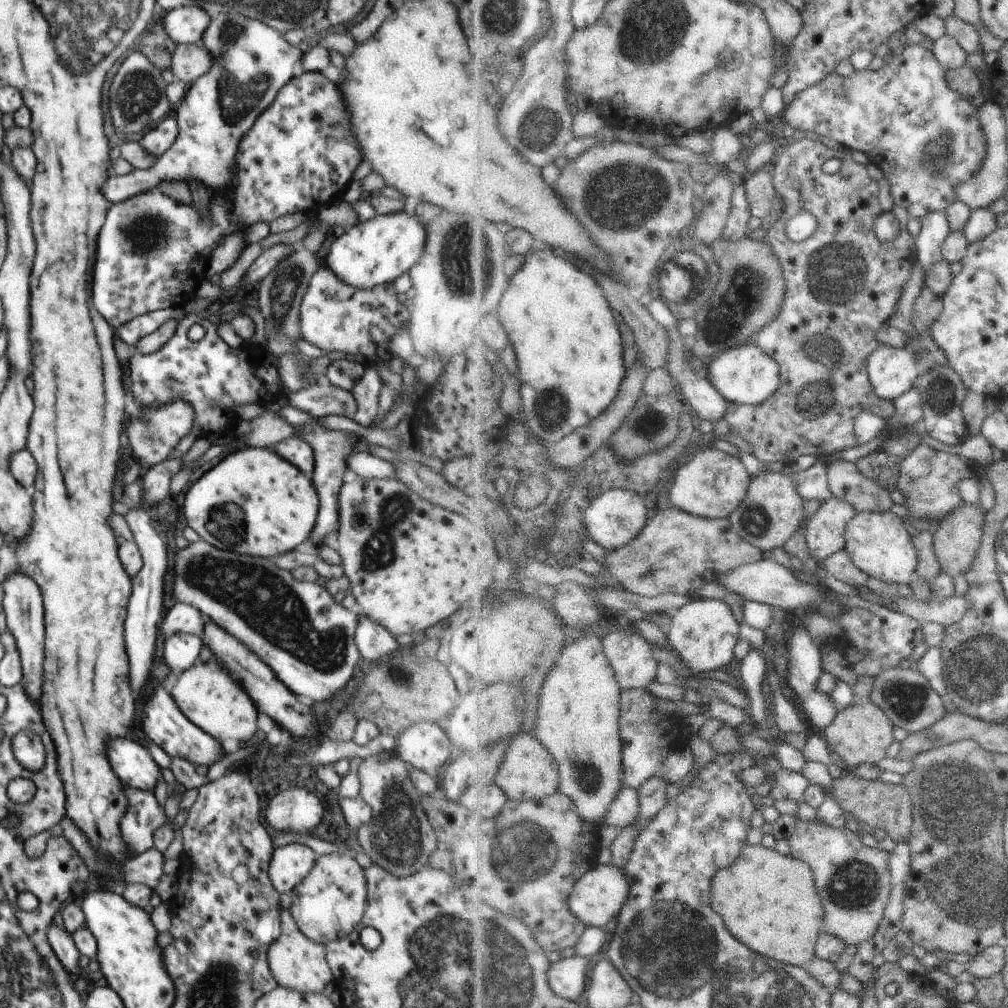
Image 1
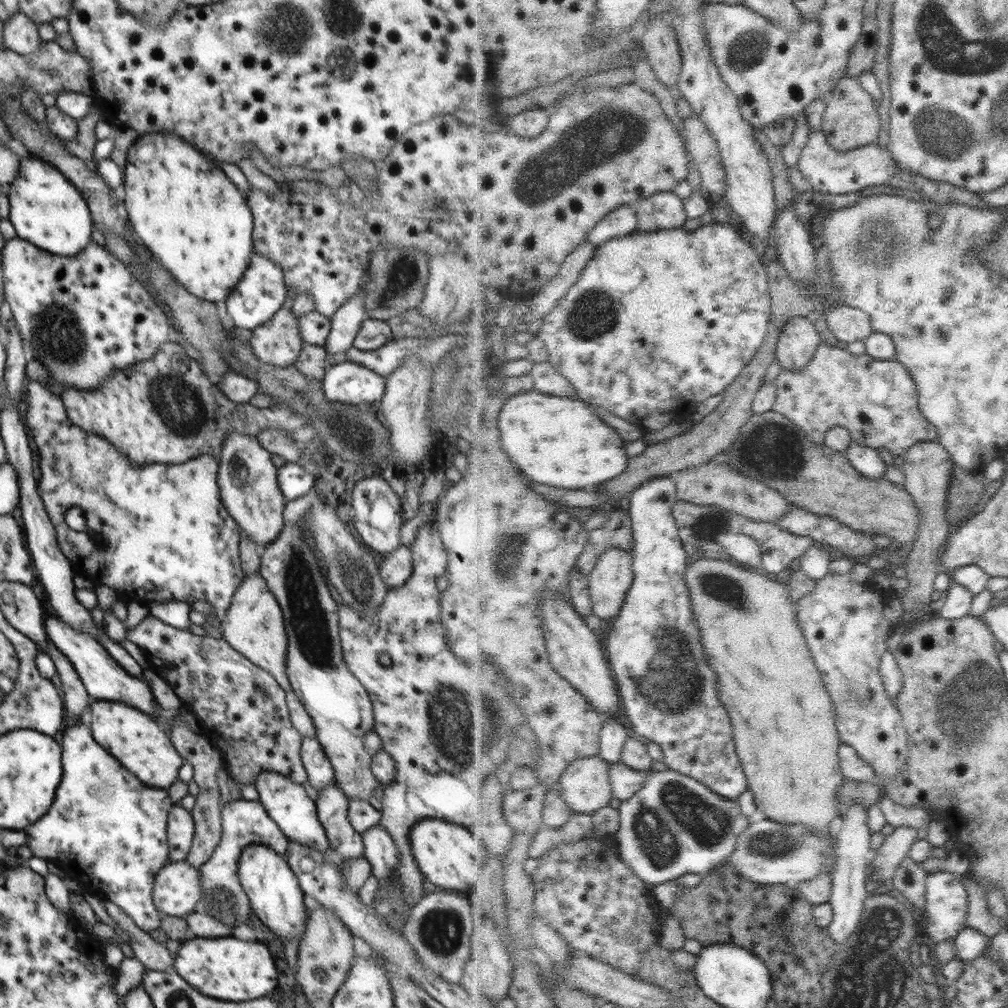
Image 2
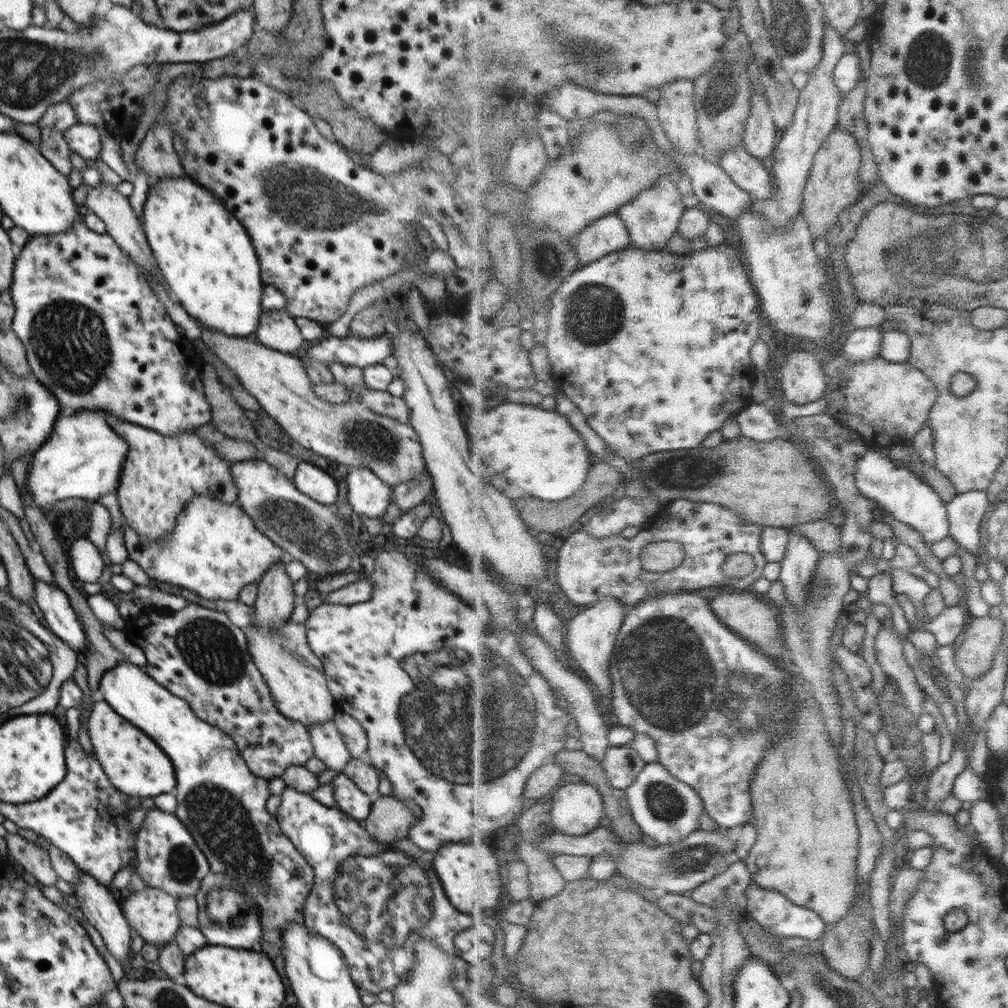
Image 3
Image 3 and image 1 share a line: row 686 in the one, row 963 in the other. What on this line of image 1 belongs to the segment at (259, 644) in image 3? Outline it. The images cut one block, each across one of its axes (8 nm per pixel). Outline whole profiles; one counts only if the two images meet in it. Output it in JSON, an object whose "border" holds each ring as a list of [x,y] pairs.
{"border":[[[281,910],[281,935],[270,945],[267,961],[278,986],[298,993],[322,993],[333,980],[325,945],[310,940],[298,927],[290,910]]]}

